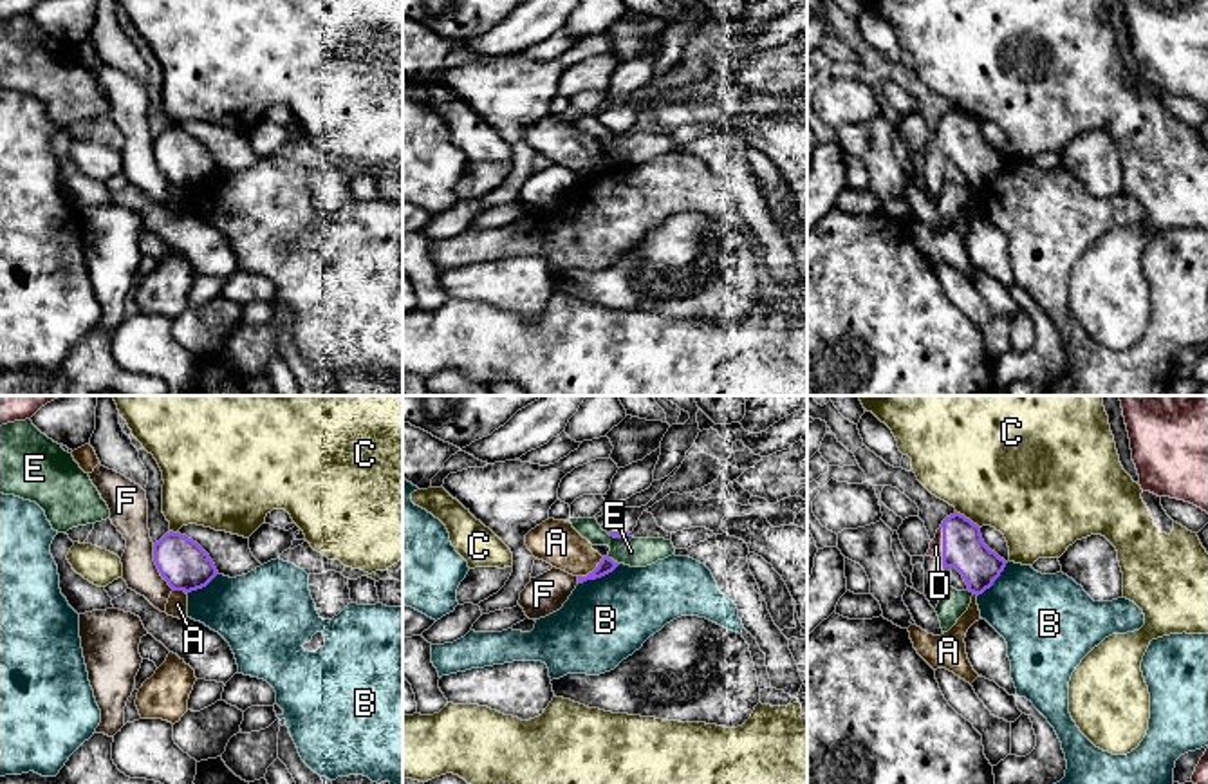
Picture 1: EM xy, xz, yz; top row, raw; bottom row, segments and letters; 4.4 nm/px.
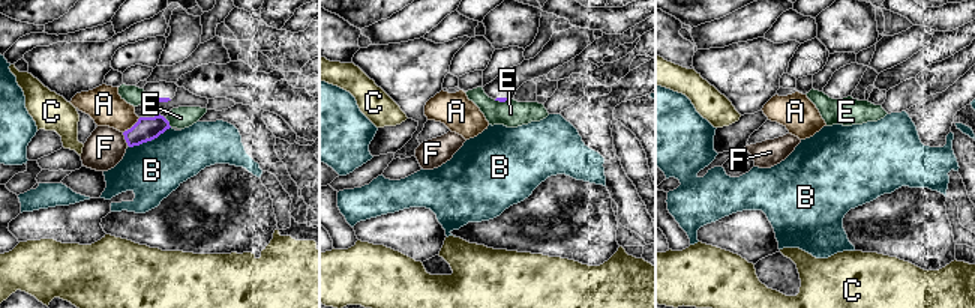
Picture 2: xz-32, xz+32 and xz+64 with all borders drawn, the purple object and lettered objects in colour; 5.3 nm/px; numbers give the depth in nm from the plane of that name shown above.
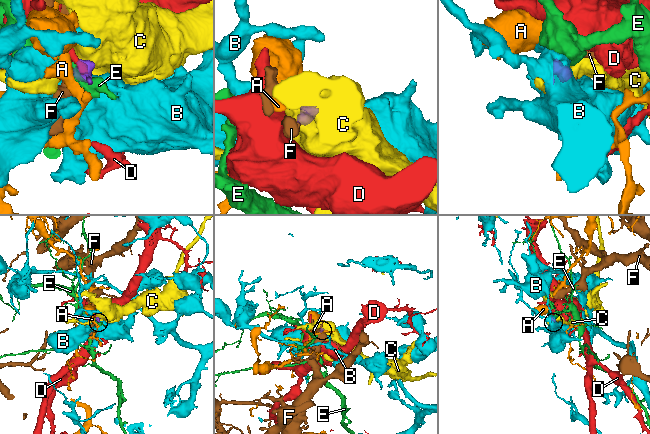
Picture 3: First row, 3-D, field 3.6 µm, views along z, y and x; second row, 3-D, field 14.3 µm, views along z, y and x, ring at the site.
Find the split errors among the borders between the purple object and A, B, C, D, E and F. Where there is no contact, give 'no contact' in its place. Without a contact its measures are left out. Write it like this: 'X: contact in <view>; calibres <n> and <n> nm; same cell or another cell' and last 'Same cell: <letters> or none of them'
A: contact in xz; calibres 70 and 200 nm; another cell
B: contact in xz; calibres 70 and 380 nm; another cell
C: contact in yz; calibres 190 and 500 nm; another cell
D: contact in yz; calibres 190 and 60 nm; same cell
E: contact in xz; calibres 70 and 130 nm; another cell
F: contact in xy; calibres 220 and 160 nm; another cell
Same cell: D

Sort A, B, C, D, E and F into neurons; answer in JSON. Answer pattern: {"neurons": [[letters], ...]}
{"neurons": [["A"], ["B"], ["C"], ["D"], ["E"], ["F"]]}

